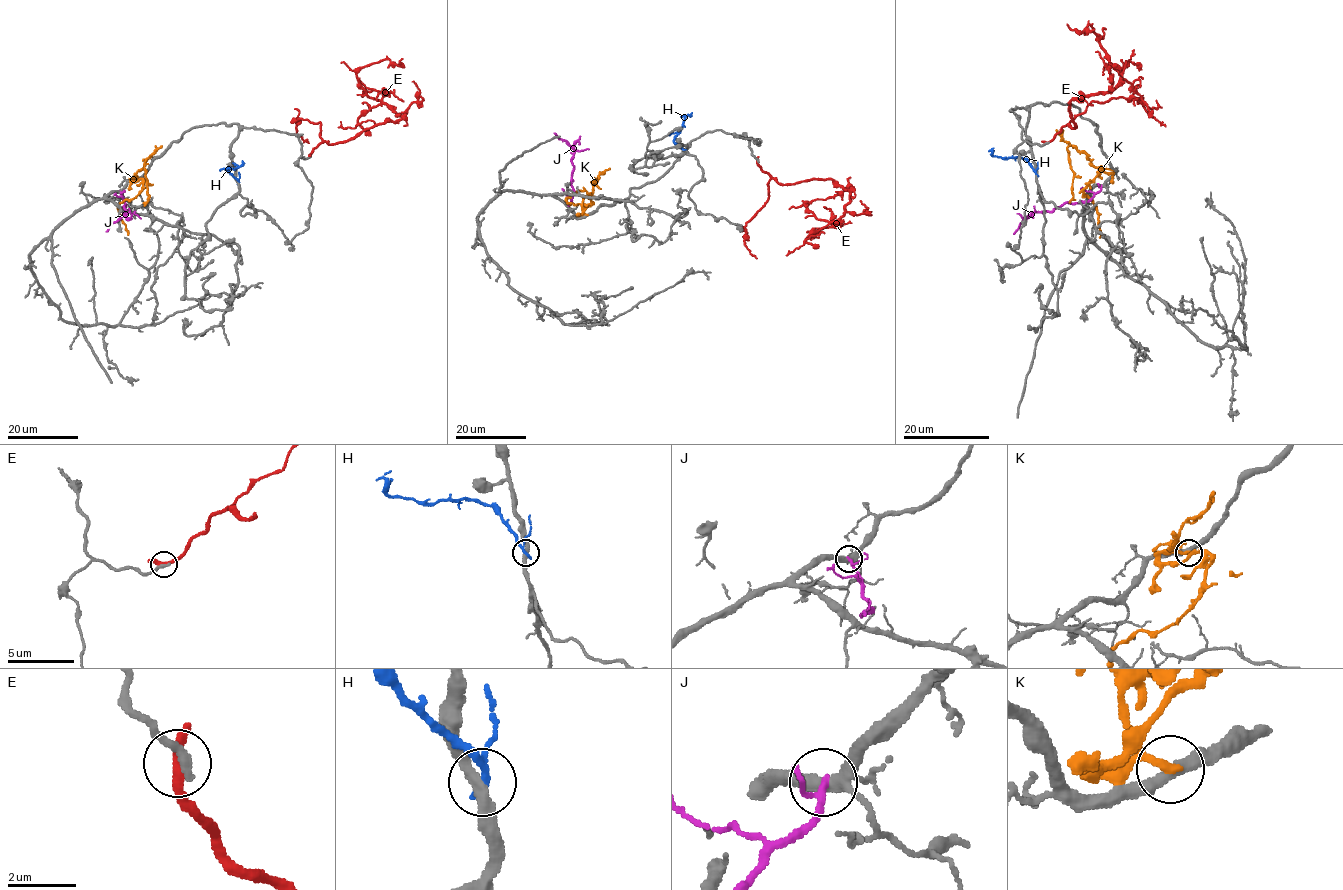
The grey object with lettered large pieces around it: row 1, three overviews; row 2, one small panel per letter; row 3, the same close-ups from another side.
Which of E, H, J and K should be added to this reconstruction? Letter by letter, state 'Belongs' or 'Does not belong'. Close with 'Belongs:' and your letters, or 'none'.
E: Does not belong
H: Does not belong
J: Does not belong
K: Does not belong
Belongs: none

